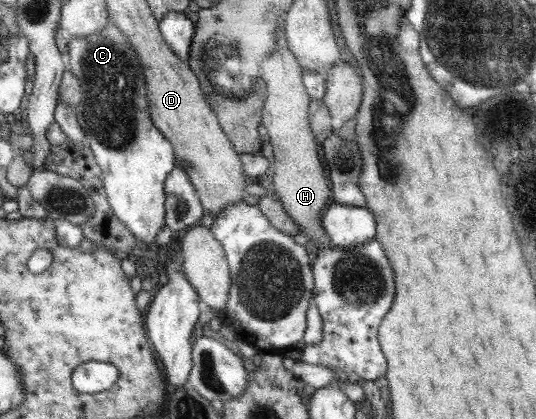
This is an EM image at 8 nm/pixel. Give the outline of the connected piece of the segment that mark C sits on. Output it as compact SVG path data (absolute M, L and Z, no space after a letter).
M108 19L106 27L89 38L71 38L68 46L69 71L77 76L83 89L83 97L75 113L79 126L85 132L88 147L103 171L107 201L115 216L133 232L135 238L145 244L153 244L155 236L166 224L165 184L167 176L177 166L177 160L171 142L157 129L150 116L149 88L142 63L130 44L130 38L118 28L115 20Z

